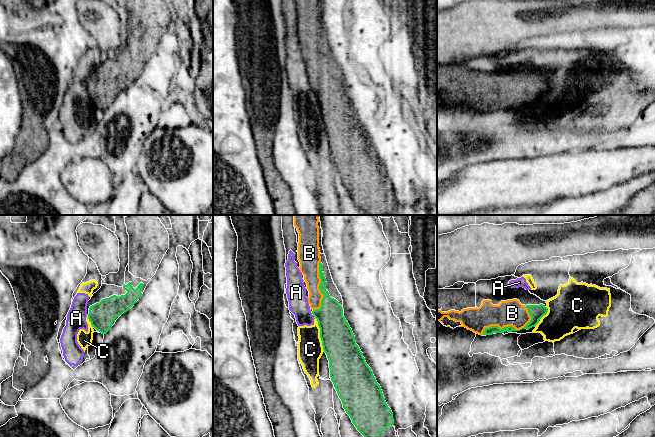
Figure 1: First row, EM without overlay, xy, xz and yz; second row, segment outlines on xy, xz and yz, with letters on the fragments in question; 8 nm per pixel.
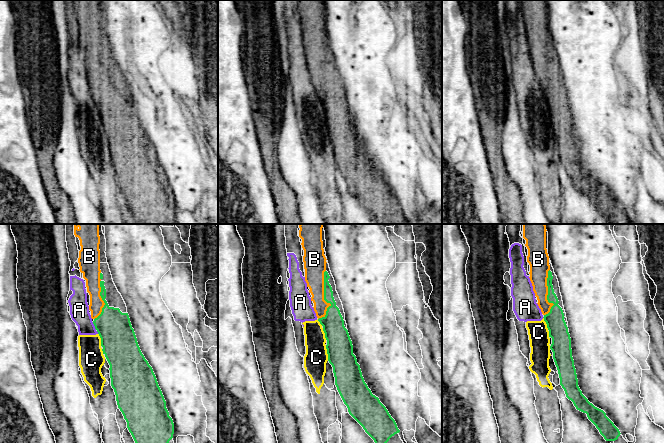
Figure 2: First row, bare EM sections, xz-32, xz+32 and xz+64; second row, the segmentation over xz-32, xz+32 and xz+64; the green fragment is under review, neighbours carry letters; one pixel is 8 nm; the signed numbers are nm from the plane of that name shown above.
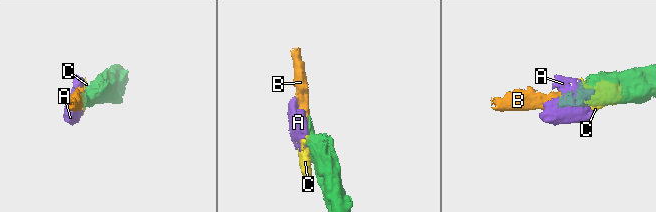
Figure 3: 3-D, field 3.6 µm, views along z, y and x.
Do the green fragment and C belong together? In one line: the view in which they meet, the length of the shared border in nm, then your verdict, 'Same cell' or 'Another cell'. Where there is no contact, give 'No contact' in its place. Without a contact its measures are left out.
Touches green in xz. Shared border 300 nm. Another cell

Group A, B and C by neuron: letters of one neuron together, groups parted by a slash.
A C / B

